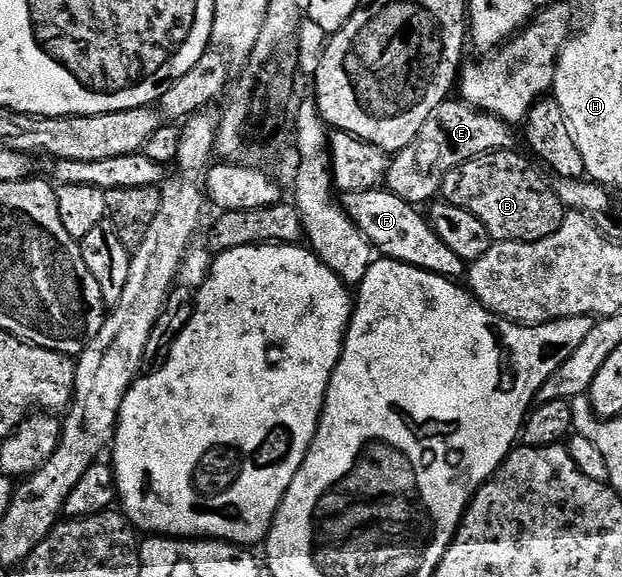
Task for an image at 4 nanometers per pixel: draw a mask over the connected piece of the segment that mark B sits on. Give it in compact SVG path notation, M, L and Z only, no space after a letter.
M515 150L486 152L484 156L478 156L449 170L443 180L442 199L481 218L481 222L485 222L485 230L489 230L491 239L495 242L533 242L549 238L549 234L563 225L565 209L549 180L547 184L548 177L526 155L518 156L517 153Z

